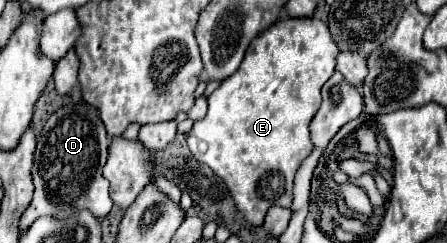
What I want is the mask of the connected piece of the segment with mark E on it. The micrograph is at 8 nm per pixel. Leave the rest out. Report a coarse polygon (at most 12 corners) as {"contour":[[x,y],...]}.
{"contour":[[318,18],[252,40],[186,134],[262,226],[292,206],[340,50]]}

